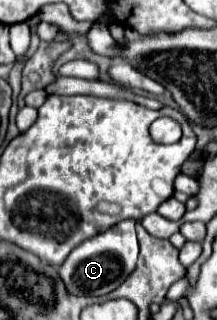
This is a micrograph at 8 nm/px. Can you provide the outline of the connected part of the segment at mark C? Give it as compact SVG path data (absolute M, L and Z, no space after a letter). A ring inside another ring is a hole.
M122 220L110 230L82 242L74 252L70 252L68 260L60 266L60 278L66 284L70 294L78 296L104 296L118 288L126 276L136 268L138 258L138 240L136 240L136 220Z

